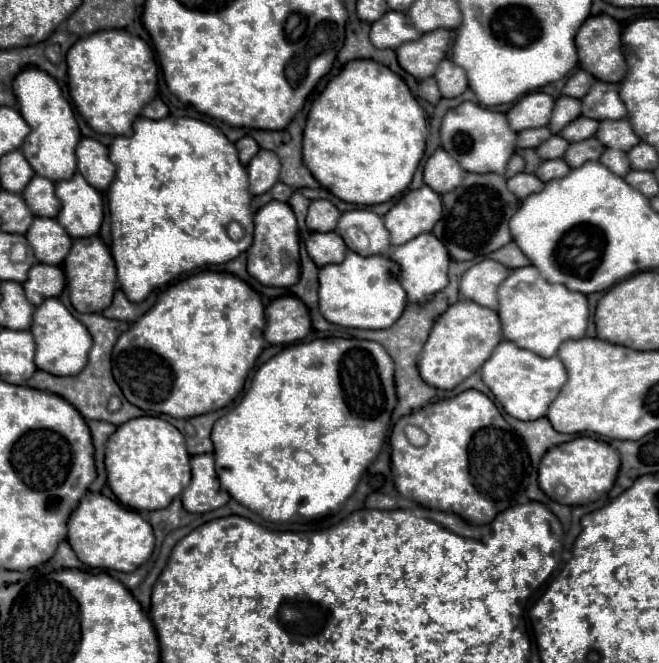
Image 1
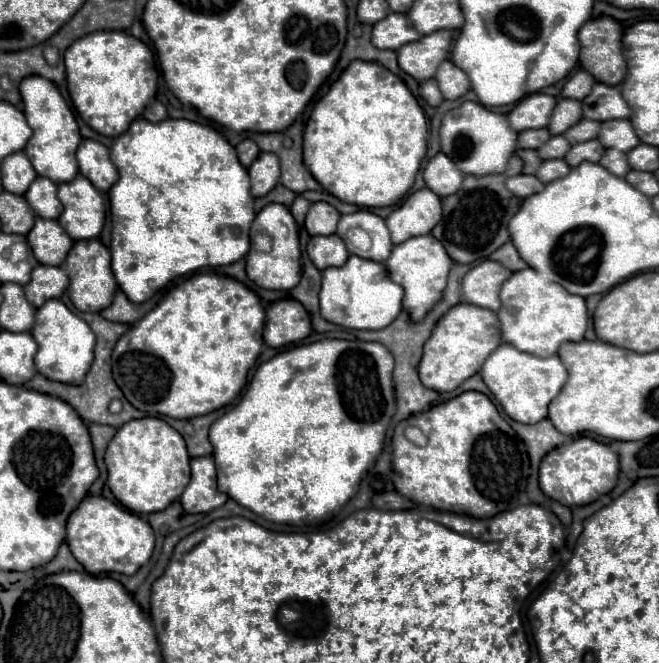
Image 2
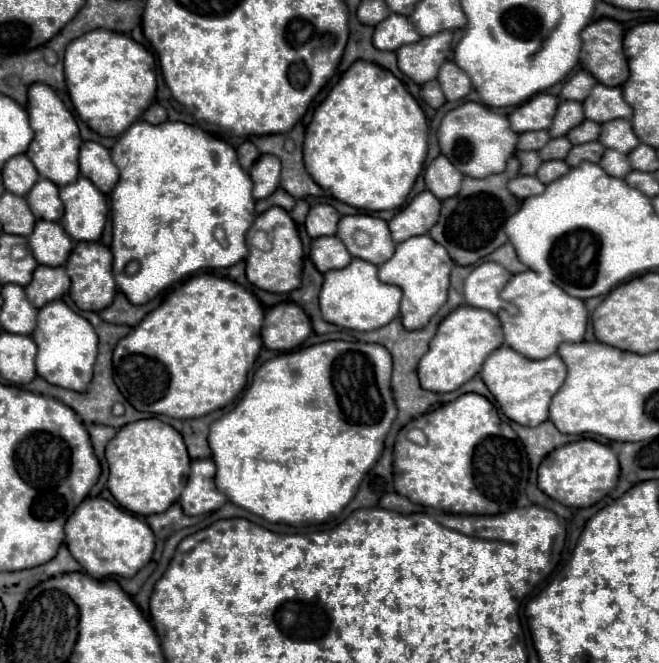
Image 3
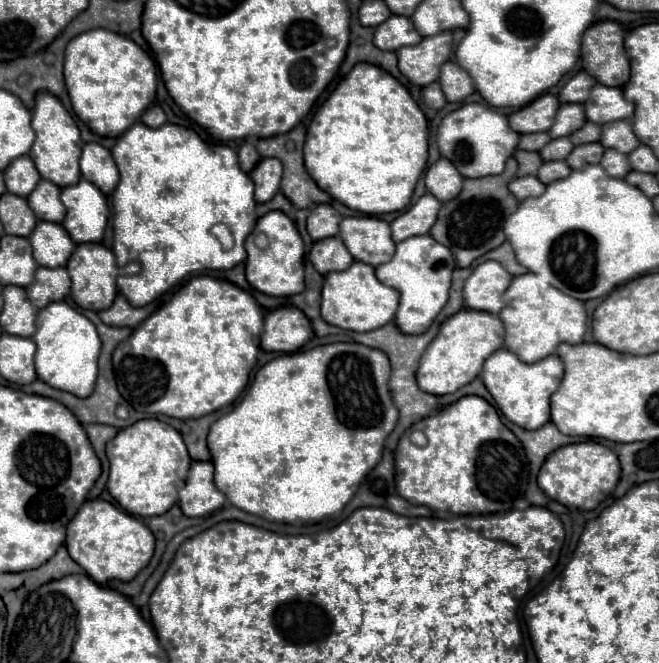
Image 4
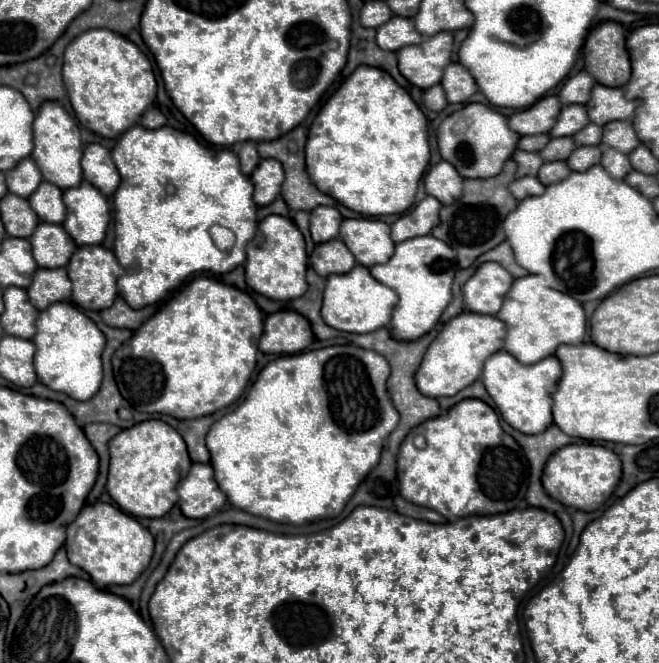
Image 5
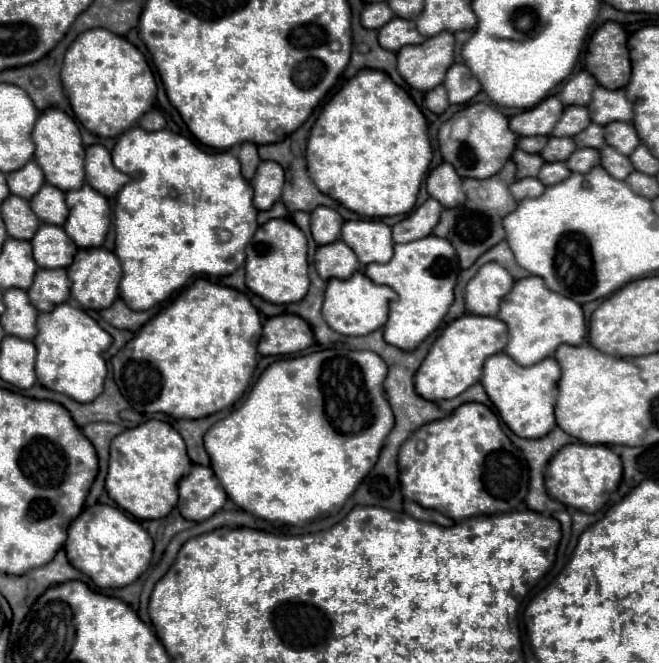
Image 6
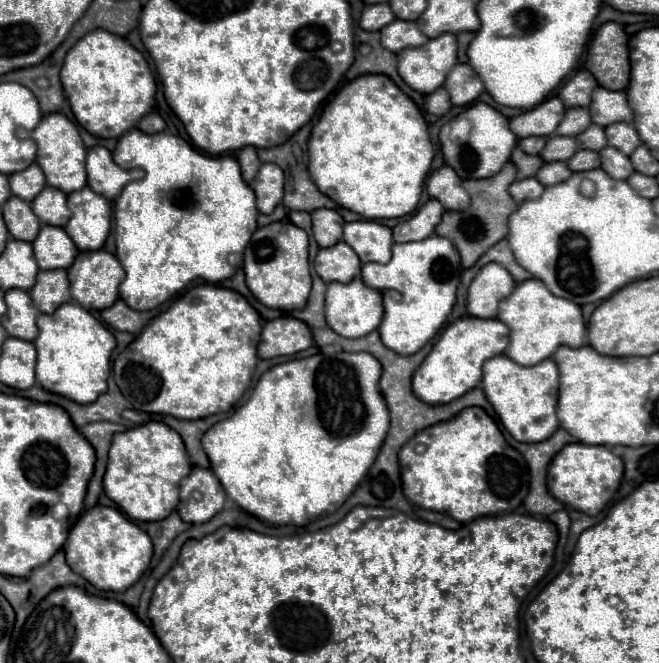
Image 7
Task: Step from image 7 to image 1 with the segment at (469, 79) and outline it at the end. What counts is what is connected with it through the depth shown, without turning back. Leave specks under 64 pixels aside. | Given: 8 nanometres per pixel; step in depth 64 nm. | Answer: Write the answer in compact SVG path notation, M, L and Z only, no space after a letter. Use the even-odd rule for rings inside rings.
M442 60L434 78L438 82L442 98L456 98L468 88L466 72L460 66L456 66L452 60Z

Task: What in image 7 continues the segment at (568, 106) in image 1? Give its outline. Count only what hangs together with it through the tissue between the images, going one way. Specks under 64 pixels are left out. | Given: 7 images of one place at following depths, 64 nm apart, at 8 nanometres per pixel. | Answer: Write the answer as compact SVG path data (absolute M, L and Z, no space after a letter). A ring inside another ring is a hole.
M568 108L564 114L564 120L560 122L560 128L556 128L558 136L578 136L592 124L588 108Z

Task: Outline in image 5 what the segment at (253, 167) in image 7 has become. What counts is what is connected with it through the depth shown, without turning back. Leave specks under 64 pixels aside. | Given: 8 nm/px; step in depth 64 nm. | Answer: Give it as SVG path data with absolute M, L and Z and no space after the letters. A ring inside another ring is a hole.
M252 142L242 144L242 148L240 148L240 152L238 152L238 160L240 160L242 172L244 172L246 176L250 176L252 170L256 168L258 160L260 160L260 156L258 156L258 152L256 152L256 144L252 144Z

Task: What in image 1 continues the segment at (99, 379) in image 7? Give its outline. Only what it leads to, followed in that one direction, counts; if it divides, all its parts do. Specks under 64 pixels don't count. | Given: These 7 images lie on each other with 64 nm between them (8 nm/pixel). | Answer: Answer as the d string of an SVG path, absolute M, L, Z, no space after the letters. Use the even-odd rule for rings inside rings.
M48 298L48 300L44 300L44 304L36 306L34 322L32 322L30 330L36 340L34 362L36 362L38 370L44 370L54 376L76 376L88 364L92 336L88 332L88 328L78 318L74 318L58 298Z

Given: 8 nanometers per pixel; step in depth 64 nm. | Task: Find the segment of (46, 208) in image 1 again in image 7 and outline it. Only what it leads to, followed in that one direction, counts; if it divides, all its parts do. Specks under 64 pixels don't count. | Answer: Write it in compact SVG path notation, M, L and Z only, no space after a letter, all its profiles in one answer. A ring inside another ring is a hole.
M46 186L44 192L36 196L36 200L32 202L32 210L38 216L40 224L50 224L50 226L66 226L72 214L66 206L66 194L52 186Z

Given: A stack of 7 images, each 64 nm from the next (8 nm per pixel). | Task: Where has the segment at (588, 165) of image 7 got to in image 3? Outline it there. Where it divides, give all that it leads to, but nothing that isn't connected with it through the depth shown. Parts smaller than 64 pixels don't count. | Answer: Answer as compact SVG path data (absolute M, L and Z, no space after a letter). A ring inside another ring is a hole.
M588 142L588 144L578 144L570 150L566 156L566 164L570 168L580 166L580 162L598 162L604 154L604 146L600 142Z

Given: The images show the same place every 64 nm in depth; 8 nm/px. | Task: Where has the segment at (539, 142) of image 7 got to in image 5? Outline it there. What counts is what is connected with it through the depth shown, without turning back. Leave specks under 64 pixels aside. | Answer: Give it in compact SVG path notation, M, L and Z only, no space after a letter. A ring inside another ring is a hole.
M544 134L544 136L522 136L518 142L518 148L526 150L526 152L540 152L544 148L544 144L548 144L548 140L550 140L548 134Z

